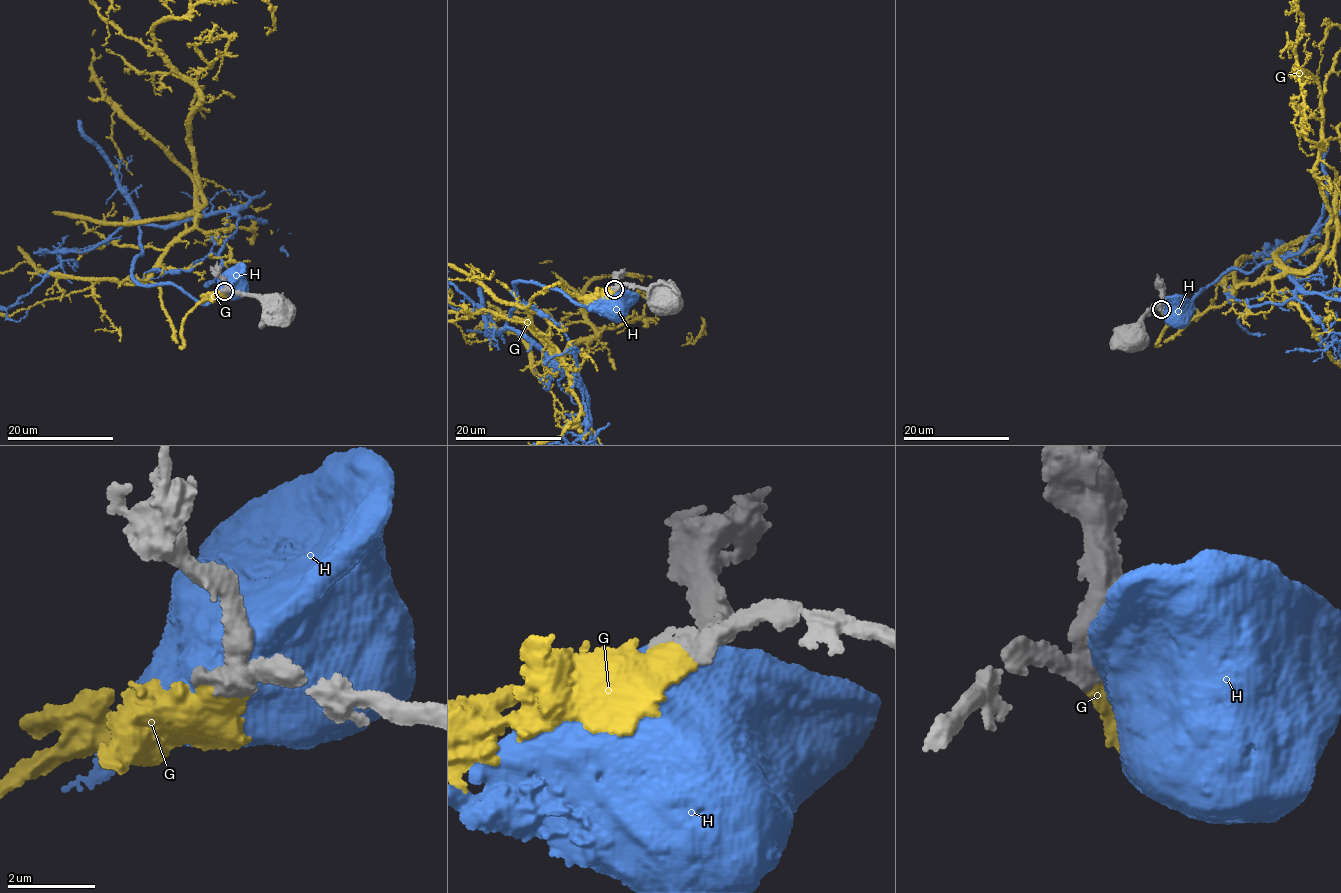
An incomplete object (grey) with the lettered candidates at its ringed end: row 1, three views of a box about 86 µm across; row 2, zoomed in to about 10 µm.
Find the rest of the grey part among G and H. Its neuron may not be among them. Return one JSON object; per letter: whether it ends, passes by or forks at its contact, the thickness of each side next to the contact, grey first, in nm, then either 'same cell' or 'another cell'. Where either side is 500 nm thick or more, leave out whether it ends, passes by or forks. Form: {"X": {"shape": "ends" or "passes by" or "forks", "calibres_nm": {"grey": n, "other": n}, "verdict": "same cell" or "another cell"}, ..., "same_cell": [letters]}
{"G": {"calibres_nm": {"grey": 700, "other": 550}, "verdict": "same cell"}, "H": {"calibres_nm": {"grey": 600, "other": 950}, "verdict": "another cell"}, "same_cell": ["G"]}

